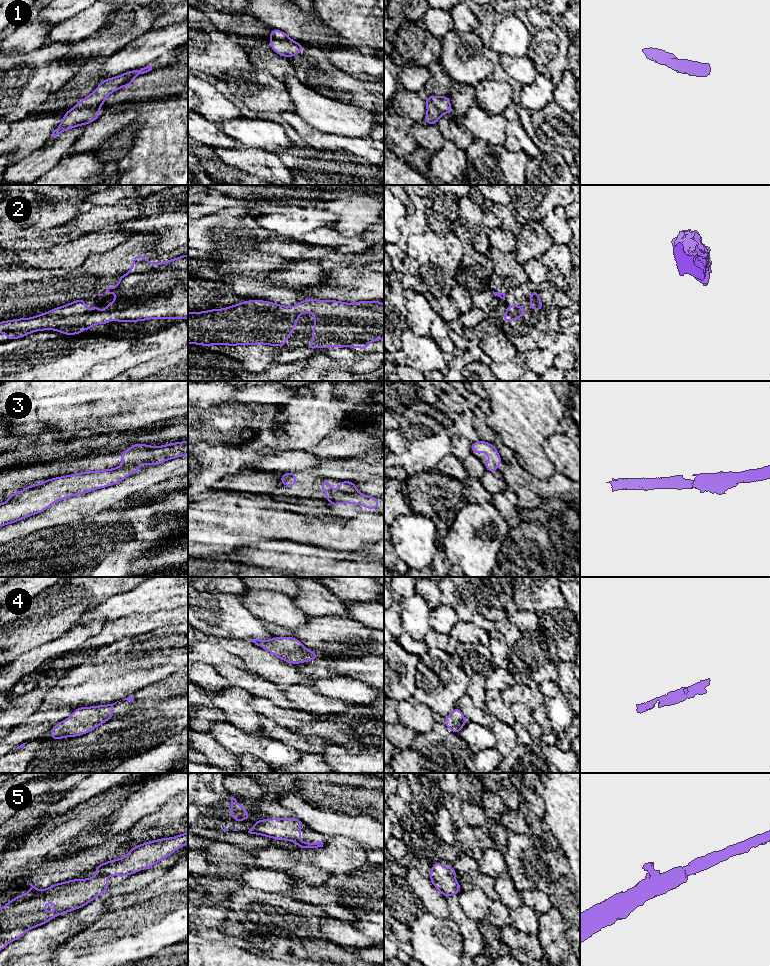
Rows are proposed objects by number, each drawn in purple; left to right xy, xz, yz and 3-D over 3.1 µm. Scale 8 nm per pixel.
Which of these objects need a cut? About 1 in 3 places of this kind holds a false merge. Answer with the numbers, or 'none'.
none

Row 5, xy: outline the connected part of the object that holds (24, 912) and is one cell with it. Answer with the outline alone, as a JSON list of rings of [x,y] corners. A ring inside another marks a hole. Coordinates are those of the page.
[[[188,832],[160,838],[133,847],[123,858],[96,866],[96,877],[52,884],[47,889],[38,889],[29,883],[31,888],[26,894],[18,895],[0,908],[0,951],[27,931],[79,909],[105,894],[110,887],[107,876],[127,877],[151,868],[187,843]],[[51,901],[54,902],[55,911],[47,913],[43,909]]]

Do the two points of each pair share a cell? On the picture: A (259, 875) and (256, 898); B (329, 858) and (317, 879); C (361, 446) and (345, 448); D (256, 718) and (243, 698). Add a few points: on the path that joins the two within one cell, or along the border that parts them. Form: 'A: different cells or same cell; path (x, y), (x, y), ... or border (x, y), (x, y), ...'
A: different cells; border (245, 887), (280, 894)
B: different cells; border (309, 863), (321, 868), (330, 875)
C: same cell; path (357, 446), (349, 446)
D: same cell; path (251, 714), (243, 706), (243, 703)

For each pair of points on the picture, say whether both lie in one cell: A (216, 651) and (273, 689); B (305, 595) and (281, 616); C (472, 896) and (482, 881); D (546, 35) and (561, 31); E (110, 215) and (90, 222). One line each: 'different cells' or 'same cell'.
A: same cell
B: different cells
C: different cells
D: same cell
E: same cell

